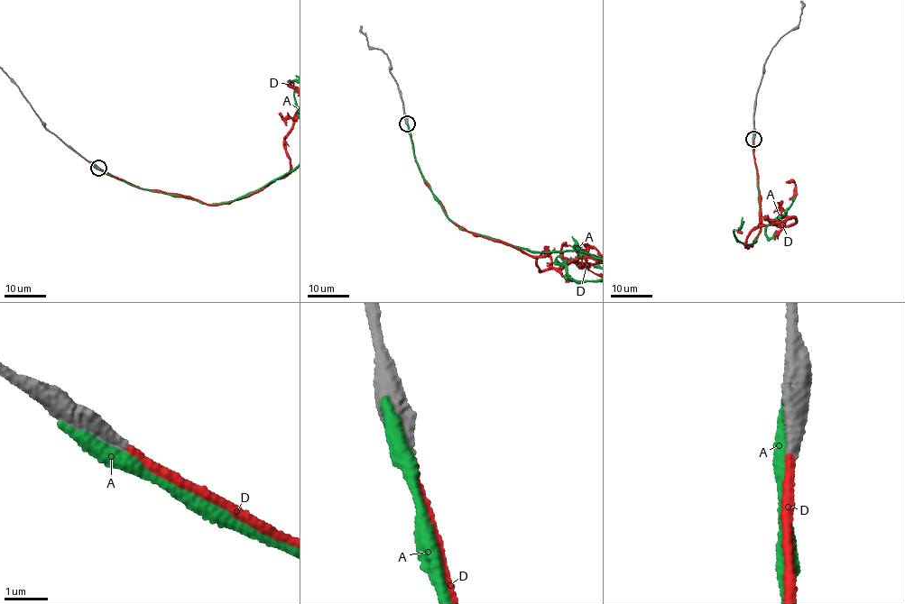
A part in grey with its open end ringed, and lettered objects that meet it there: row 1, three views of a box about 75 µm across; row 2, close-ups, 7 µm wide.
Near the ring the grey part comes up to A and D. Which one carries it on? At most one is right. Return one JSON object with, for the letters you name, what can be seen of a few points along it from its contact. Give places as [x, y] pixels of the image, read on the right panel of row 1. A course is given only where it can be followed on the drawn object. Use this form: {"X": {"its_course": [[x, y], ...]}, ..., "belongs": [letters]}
{"D": {"its_course": [[753, 139], [745, 248], [796, 219], [740, 222], [809, 171], [608, 285]]}, "belongs": ["D"]}

